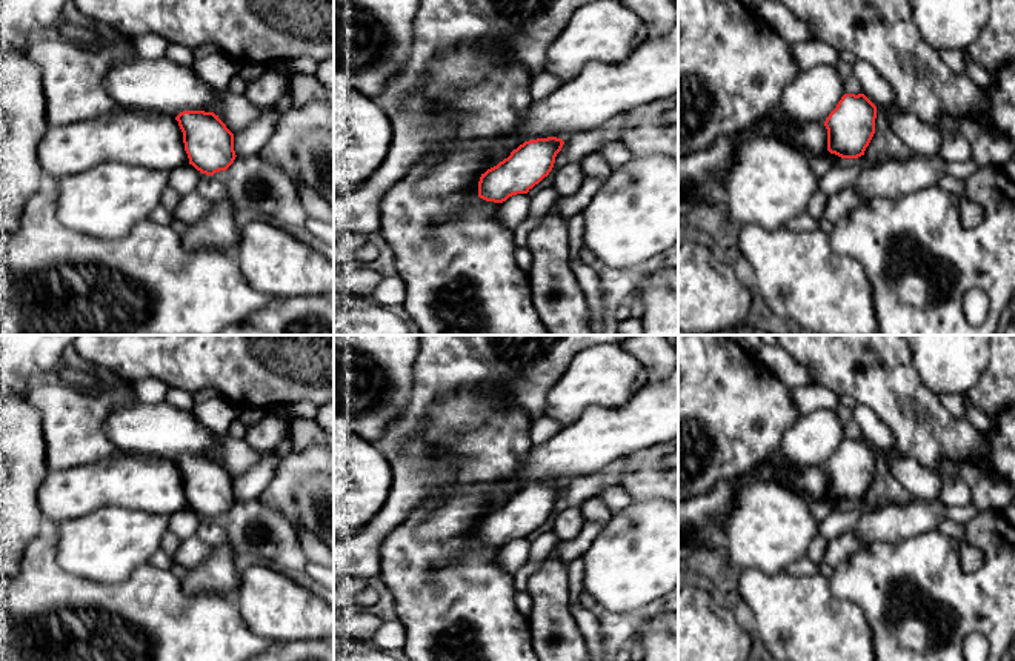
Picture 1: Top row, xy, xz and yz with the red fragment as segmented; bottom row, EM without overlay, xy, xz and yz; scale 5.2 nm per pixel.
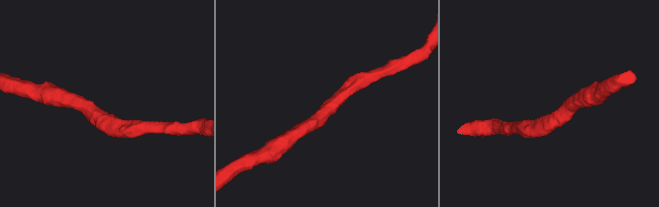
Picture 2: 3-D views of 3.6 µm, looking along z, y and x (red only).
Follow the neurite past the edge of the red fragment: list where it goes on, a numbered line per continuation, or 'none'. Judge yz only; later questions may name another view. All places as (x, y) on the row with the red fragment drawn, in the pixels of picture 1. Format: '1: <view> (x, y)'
1: yz (814, 93)

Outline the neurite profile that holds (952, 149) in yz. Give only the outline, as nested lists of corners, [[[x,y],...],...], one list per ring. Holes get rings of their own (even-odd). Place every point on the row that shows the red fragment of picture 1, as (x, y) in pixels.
[[[957,135],[953,138],[941,138],[938,155],[947,161],[969,161],[972,160],[972,149],[969,141]]]

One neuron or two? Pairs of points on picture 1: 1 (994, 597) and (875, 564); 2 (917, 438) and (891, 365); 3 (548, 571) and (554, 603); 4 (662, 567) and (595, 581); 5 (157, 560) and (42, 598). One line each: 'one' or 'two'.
1: one
2: one
3: one
4: one
5: two

